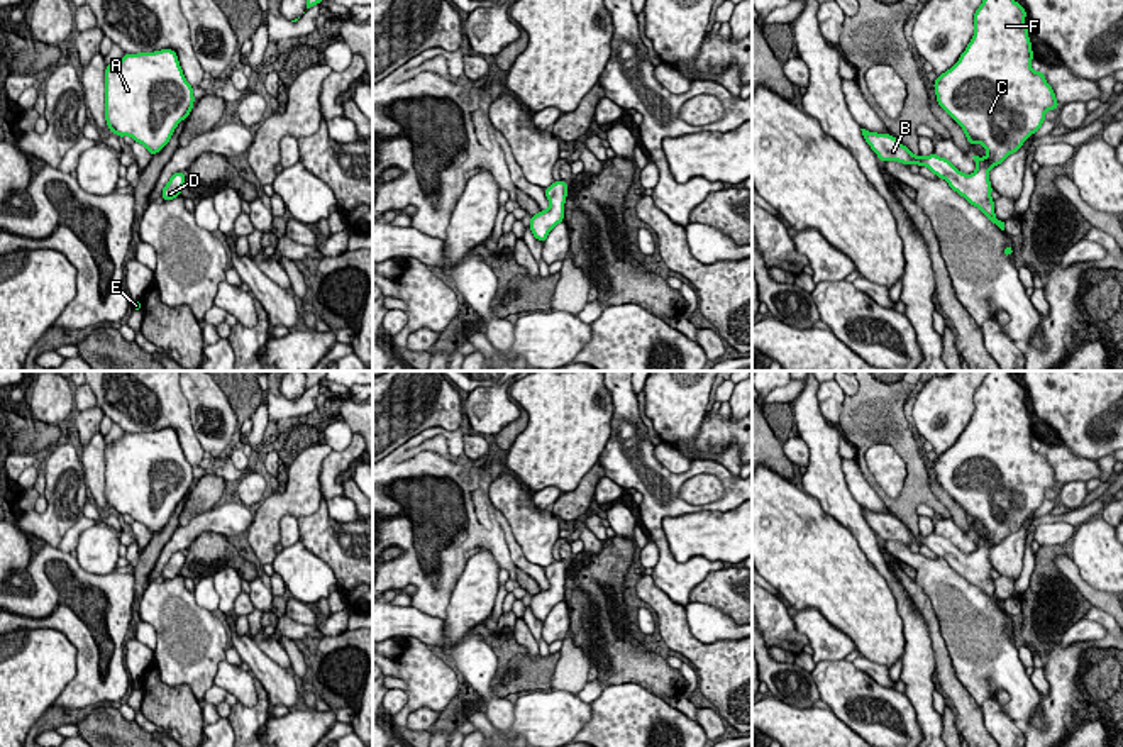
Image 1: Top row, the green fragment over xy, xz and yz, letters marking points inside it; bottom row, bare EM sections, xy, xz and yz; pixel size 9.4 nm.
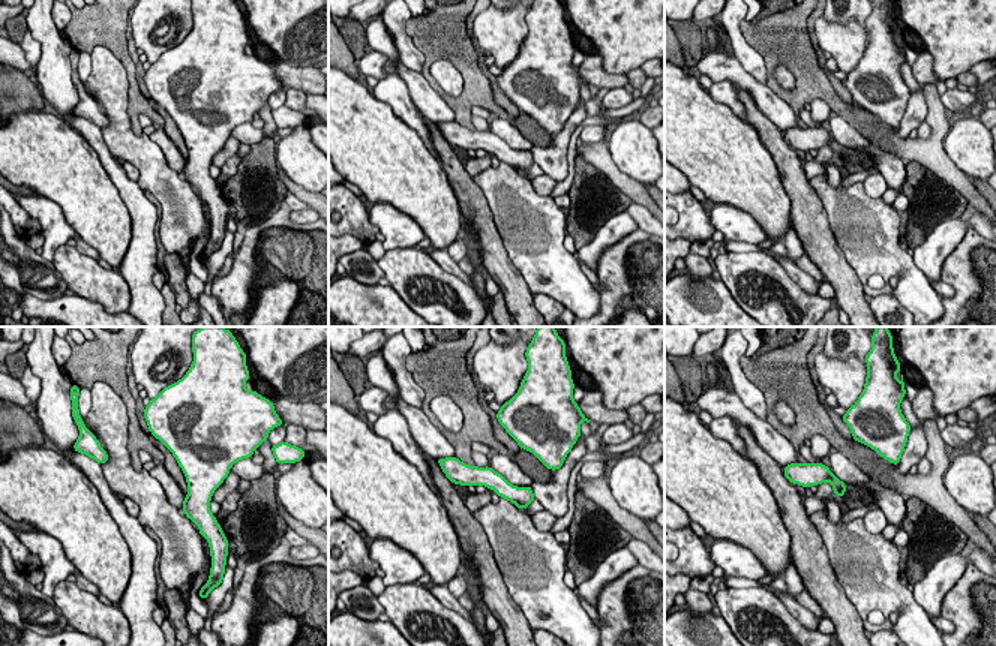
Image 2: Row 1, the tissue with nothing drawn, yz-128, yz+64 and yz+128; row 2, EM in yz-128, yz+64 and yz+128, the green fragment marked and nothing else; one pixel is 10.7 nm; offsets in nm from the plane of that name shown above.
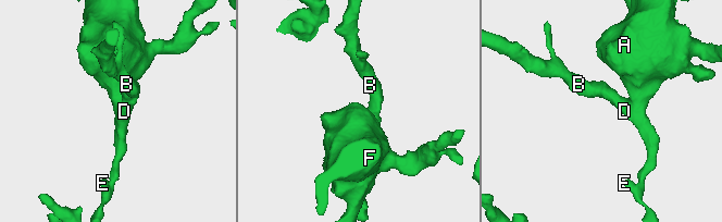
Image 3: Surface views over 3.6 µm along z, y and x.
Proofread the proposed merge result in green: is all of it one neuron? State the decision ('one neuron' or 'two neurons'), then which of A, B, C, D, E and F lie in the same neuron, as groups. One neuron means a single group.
one neuron; A B C D E F

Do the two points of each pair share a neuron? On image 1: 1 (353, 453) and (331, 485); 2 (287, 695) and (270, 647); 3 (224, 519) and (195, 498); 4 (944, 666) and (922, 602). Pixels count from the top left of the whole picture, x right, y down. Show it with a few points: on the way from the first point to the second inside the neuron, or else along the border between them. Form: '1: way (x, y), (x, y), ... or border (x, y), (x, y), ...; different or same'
1: way (344, 459), (331, 476); same
2: border (249, 636), (268, 656), (292, 673); different
3: border (215, 507), (193, 515), (180, 525); different
4: way (940, 651), (930, 617); same

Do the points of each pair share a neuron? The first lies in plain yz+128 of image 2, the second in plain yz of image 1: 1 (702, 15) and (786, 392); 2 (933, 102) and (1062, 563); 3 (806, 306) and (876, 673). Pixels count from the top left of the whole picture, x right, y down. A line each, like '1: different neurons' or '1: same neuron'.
1: same neuron
2: same neuron
3: different neurons

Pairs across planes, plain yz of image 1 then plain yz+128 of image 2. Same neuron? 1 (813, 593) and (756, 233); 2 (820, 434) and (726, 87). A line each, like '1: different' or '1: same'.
1: different
2: same

